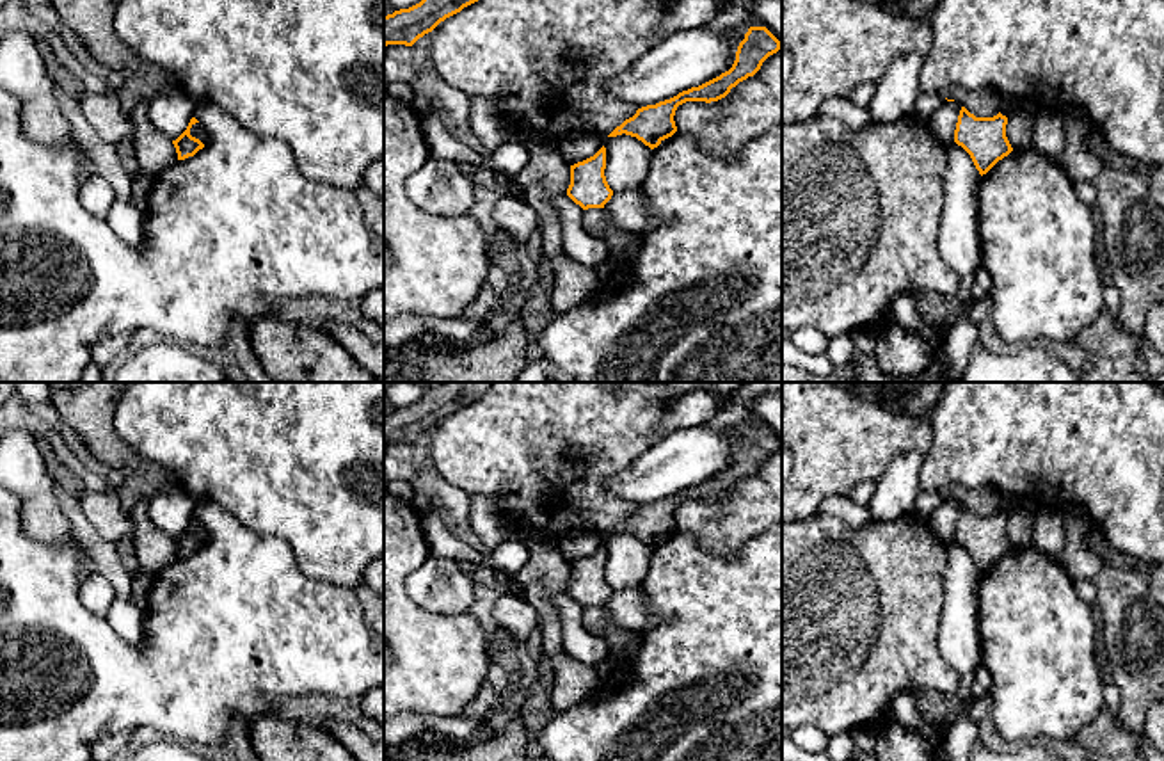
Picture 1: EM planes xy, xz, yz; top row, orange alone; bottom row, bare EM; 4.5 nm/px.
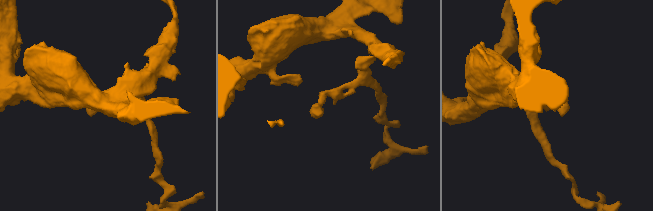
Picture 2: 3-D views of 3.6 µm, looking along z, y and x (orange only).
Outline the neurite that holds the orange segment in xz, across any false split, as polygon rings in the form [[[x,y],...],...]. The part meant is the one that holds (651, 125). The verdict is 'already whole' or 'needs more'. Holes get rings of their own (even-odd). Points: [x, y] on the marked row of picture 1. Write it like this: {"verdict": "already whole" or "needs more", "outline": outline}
{"verdict": "already whole", "outline": [[[750,27],[737,46],[736,60],[729,71],[670,100],[638,108],[633,117],[626,119],[608,137],[626,133],[636,137],[650,149],[658,148],[677,132],[674,116],[679,105],[686,101],[711,103],[725,98],[732,87],[753,76],[762,62],[780,48],[782,43],[766,27]]]}

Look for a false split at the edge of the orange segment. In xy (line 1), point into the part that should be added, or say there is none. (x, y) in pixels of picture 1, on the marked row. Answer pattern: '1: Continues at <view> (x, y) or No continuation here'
1: No continuation here

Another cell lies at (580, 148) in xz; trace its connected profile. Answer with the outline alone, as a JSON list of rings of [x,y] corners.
[[[579,135],[569,140],[563,140],[560,146],[560,153],[569,165],[583,162],[594,156],[604,144],[604,137],[601,135]]]

